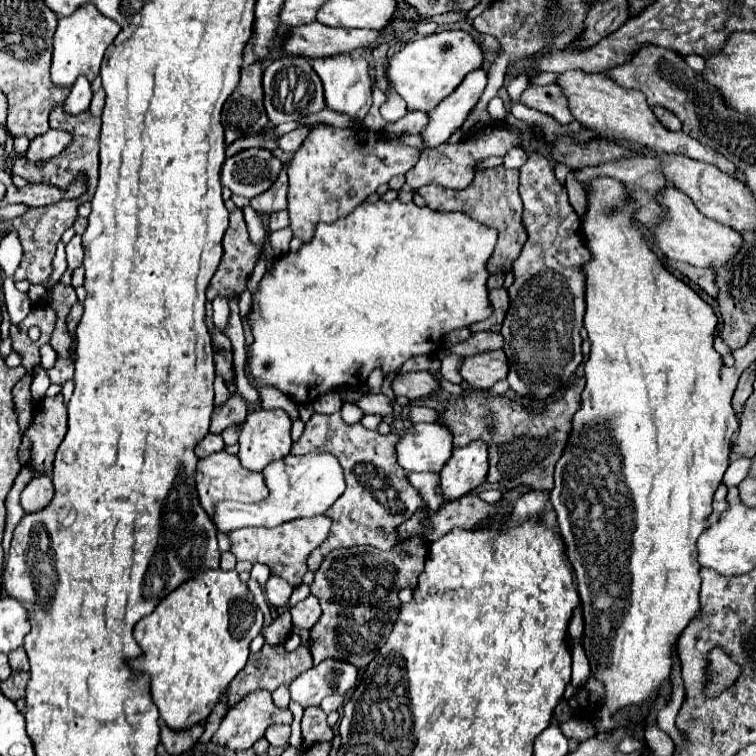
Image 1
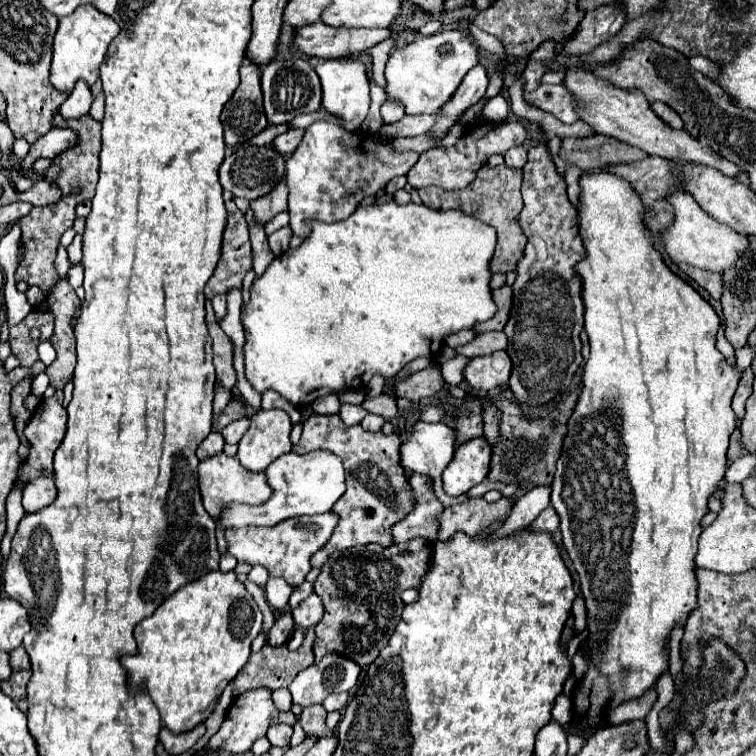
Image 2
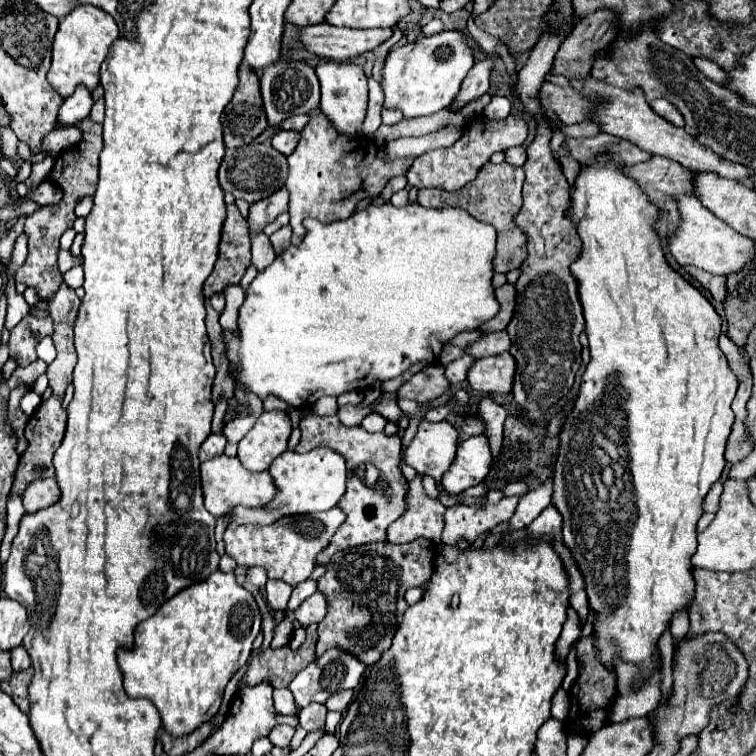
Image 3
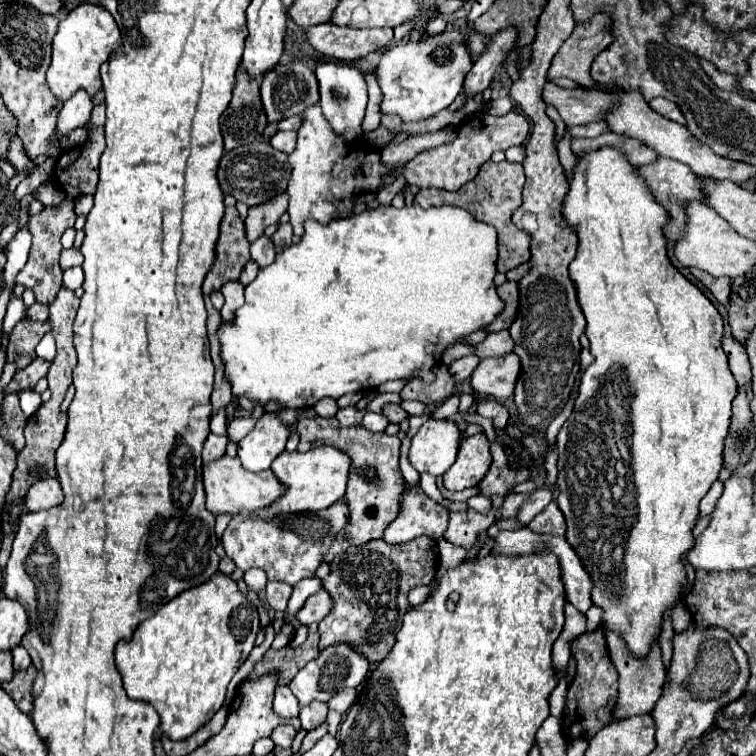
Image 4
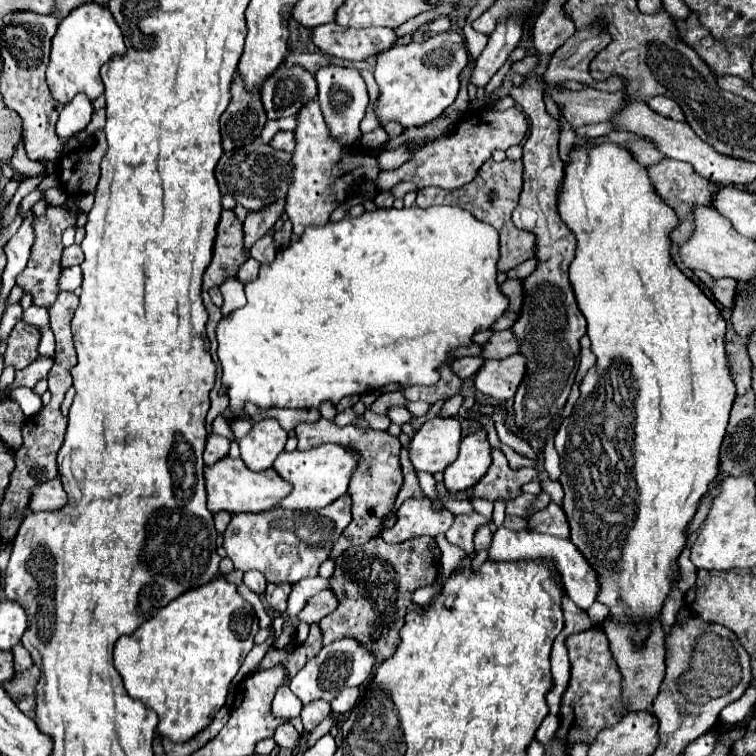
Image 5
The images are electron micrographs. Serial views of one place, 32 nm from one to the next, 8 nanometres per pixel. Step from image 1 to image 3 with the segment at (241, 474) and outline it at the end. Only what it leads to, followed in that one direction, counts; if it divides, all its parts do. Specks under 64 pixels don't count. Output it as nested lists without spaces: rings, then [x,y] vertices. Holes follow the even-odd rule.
[[[226,454],[200,464],[200,484],[204,492],[204,506],[214,518],[230,514],[238,504],[260,508],[262,504],[268,504],[276,494],[276,486],[272,484],[268,472],[248,472],[238,458],[230,458]]]

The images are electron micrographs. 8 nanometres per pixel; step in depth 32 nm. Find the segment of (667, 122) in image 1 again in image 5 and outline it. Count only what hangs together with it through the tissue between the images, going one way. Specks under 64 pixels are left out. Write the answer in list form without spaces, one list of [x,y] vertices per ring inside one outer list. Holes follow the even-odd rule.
[[[654,96],[654,98],[650,98],[650,100],[648,100],[648,106],[650,106],[654,112],[662,114],[664,118],[672,118],[672,120],[678,120],[678,122],[686,122],[686,118],[684,118],[680,106],[678,106],[674,100],[666,98],[666,96]]]

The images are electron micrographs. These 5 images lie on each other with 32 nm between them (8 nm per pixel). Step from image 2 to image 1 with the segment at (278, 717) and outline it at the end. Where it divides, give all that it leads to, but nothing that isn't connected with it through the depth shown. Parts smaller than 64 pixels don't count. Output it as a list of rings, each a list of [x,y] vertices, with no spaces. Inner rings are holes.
[[[256,690],[252,694],[248,694],[244,700],[240,700],[232,712],[228,712],[218,728],[218,732],[214,734],[214,742],[228,746],[232,750],[248,750],[254,746],[256,740],[260,740],[266,732],[266,728],[270,724],[292,724],[292,712],[288,708],[276,708],[276,704],[272,702],[272,696],[268,690]]]

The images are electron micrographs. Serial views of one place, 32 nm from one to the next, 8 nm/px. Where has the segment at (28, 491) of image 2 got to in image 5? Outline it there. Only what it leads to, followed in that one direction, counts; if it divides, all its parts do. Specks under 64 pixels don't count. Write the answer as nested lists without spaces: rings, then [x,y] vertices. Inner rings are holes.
[[[60,478],[48,480],[44,484],[36,484],[32,488],[32,500],[30,500],[30,510],[32,512],[42,512],[42,510],[56,510],[66,504],[66,492],[60,484]]]

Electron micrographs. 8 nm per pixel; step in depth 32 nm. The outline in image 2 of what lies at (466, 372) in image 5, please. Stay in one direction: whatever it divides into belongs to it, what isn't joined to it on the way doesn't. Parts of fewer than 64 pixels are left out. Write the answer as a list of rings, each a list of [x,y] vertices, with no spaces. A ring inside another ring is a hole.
[[[448,364],[448,366],[442,366],[442,376],[448,384],[460,384],[464,380],[462,376],[462,366],[458,368],[458,364]]]

